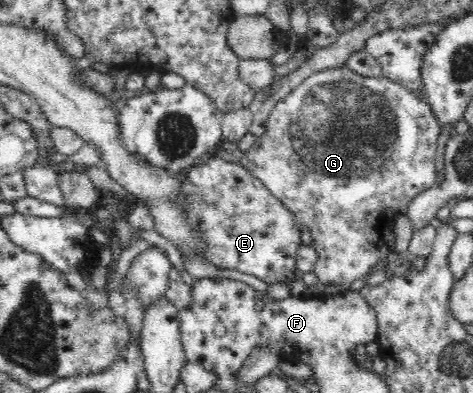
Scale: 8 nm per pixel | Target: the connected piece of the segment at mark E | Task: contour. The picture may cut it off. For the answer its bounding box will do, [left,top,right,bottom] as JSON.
[174,154,302,285]

